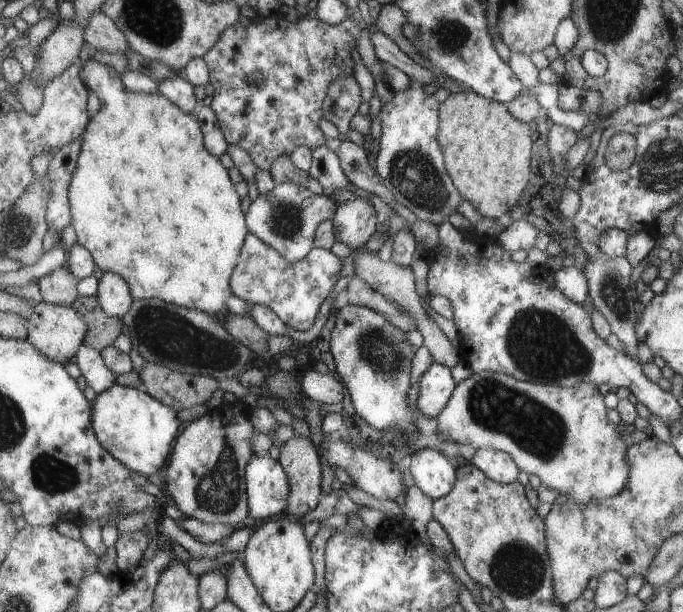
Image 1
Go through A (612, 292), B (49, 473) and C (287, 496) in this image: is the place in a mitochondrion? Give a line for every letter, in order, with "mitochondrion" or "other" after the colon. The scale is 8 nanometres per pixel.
A: mitochondrion
B: mitochondrion
C: other

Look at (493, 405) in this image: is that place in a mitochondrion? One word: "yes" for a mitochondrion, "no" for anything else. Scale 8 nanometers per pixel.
yes

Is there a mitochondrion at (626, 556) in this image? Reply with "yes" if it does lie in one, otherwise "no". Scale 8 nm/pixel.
yes

